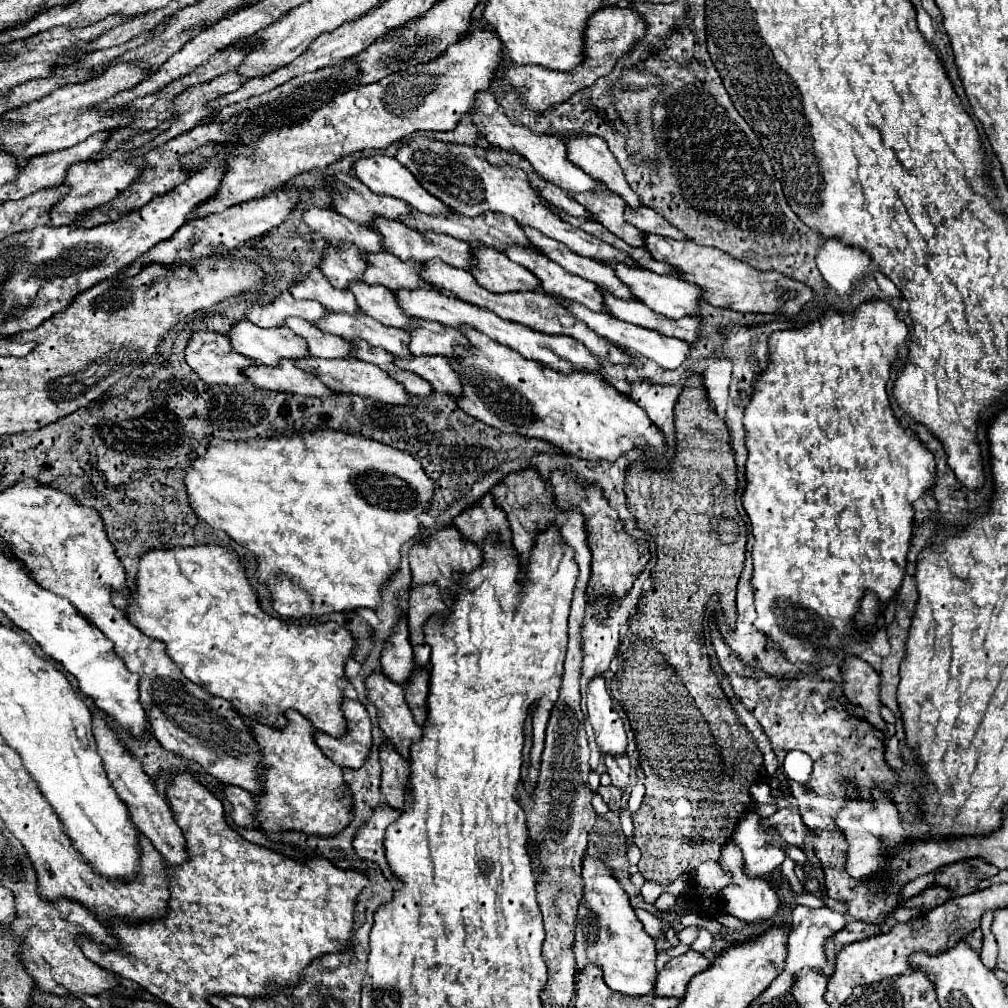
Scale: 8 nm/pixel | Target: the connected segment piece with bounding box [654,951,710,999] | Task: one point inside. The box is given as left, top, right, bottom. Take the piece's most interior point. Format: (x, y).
(672, 980)

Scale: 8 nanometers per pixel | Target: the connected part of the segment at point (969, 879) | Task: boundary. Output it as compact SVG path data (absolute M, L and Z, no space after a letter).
M966 859L952 865L942 867L940 875L936 875L936 883L952 889L954 895L968 895L976 889L976 883L996 875L998 869L982 859Z

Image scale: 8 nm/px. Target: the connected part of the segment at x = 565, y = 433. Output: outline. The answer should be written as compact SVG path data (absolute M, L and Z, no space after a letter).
M462 327L462 333L470 339L470 351L462 351L458 347L458 355L454 359L448 359L448 363L454 367L454 371L458 371L458 377L462 379L462 395L456 399L456 403L474 419L494 429L500 429L502 433L518 433L524 437L548 441L552 445L562 445L568 453L590 461L616 461L624 451L632 447L648 451L650 457L666 453L664 435L658 427L654 427L644 409L640 409L626 395L620 395L598 375L590 371L572 371L566 375L522 357L518 351L492 341L490 337L482 335L480 331L474 331L472 327Z

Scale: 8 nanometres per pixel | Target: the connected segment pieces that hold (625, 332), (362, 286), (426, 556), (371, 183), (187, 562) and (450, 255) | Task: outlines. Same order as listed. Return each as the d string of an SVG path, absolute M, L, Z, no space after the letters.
M552 295L566 311L570 311L578 321L584 321L594 333L598 333L600 337L612 341L614 345L618 347L626 347L634 353L640 353L642 357L648 357L652 361L656 361L658 365L662 365L664 369L678 369L688 353L690 353L690 345L686 341L680 341L680 339L674 339L674 337L666 337L654 329L648 329L648 327L640 327L640 325L632 325L632 323L624 323L616 317L612 317L610 313L596 313L596 311L590 311L588 307L582 307L580 303L570 303L568 299L558 299L558 295Z
M362 281L362 283L350 283L348 289L354 293L358 307L366 315L370 315L376 321L380 321L382 325L402 327L402 329L410 327L412 317L406 315L398 307L394 293L388 291L386 287L382 287L382 285L368 285L368 283Z
M450 525L440 531L434 531L432 535L428 535L426 541L414 543L408 551L408 561L414 583L438 583L440 589L446 589L448 593L454 587L452 571L464 571L464 573L474 571L482 563L482 551L470 539L460 535L460 531L454 525Z
M372 155L372 157L362 157L352 165L356 177L374 193L378 195L390 195L396 199L406 201L412 209L422 211L422 213L434 213L434 215L448 215L450 209L440 203L436 197L432 197L430 193L422 191L422 185L414 179L414 175L410 175L410 171L406 171L406 167L402 167L394 157L386 157L386 155Z
M216 543L144 551L138 561L136 591L130 595L114 593L114 605L122 609L144 635L166 643L168 657L190 681L230 701L240 715L256 717L264 725L282 725L284 711L296 709L318 731L340 737L346 731L346 721L340 709L342 691L336 683L344 677L344 663L356 647L352 633L332 621L316 625L284 623L266 615L256 601L256 593L236 555Z
M374 217L374 227L378 229L382 237L382 247L400 259L416 259L422 263L422 261L438 257L460 269L468 269L468 265L474 261L470 247L464 241L458 241L454 237L434 233L434 231L416 231L416 229L406 227L402 221L392 221L392 219L382 219L382 217Z

